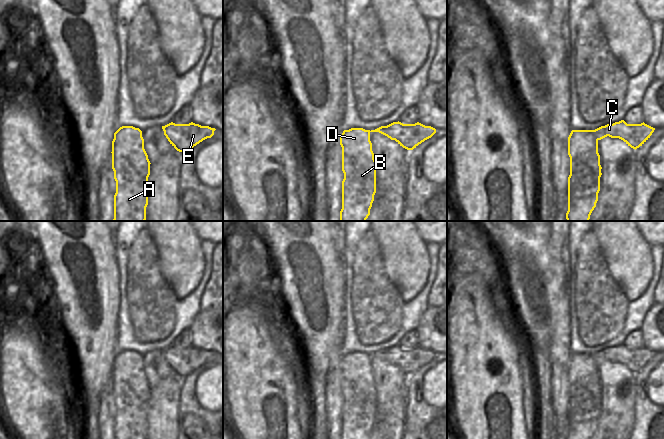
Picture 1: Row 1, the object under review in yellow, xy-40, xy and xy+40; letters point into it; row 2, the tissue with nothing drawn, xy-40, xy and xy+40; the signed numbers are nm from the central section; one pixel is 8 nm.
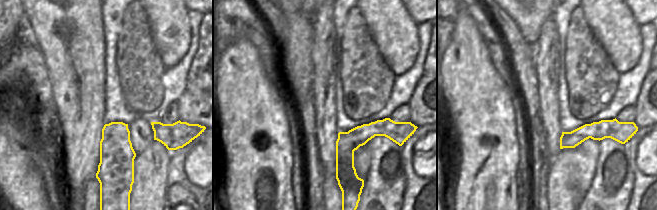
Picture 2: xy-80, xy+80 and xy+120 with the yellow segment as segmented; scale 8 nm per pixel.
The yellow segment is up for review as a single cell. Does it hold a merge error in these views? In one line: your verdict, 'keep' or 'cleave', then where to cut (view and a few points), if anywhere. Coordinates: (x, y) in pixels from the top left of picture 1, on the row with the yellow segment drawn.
cleave; cut xy+40 (591, 130), (597, 140)

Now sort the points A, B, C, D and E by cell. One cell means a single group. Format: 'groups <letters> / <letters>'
groups A B D / C E

